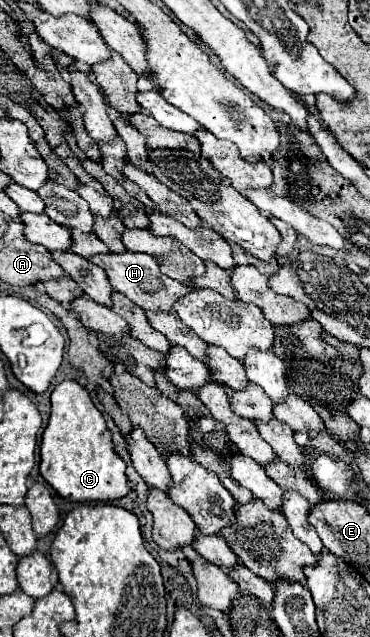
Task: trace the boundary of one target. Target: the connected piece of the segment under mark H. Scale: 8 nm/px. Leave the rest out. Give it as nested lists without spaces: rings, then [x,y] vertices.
[[[104,253],[104,255],[94,255],[90,257],[90,261],[98,267],[102,267],[108,275],[110,285],[124,293],[132,303],[140,305],[142,309],[162,309],[162,311],[170,311],[174,301],[178,301],[178,297],[186,295],[192,287],[178,283],[166,275],[160,273],[160,265],[146,253]]]

